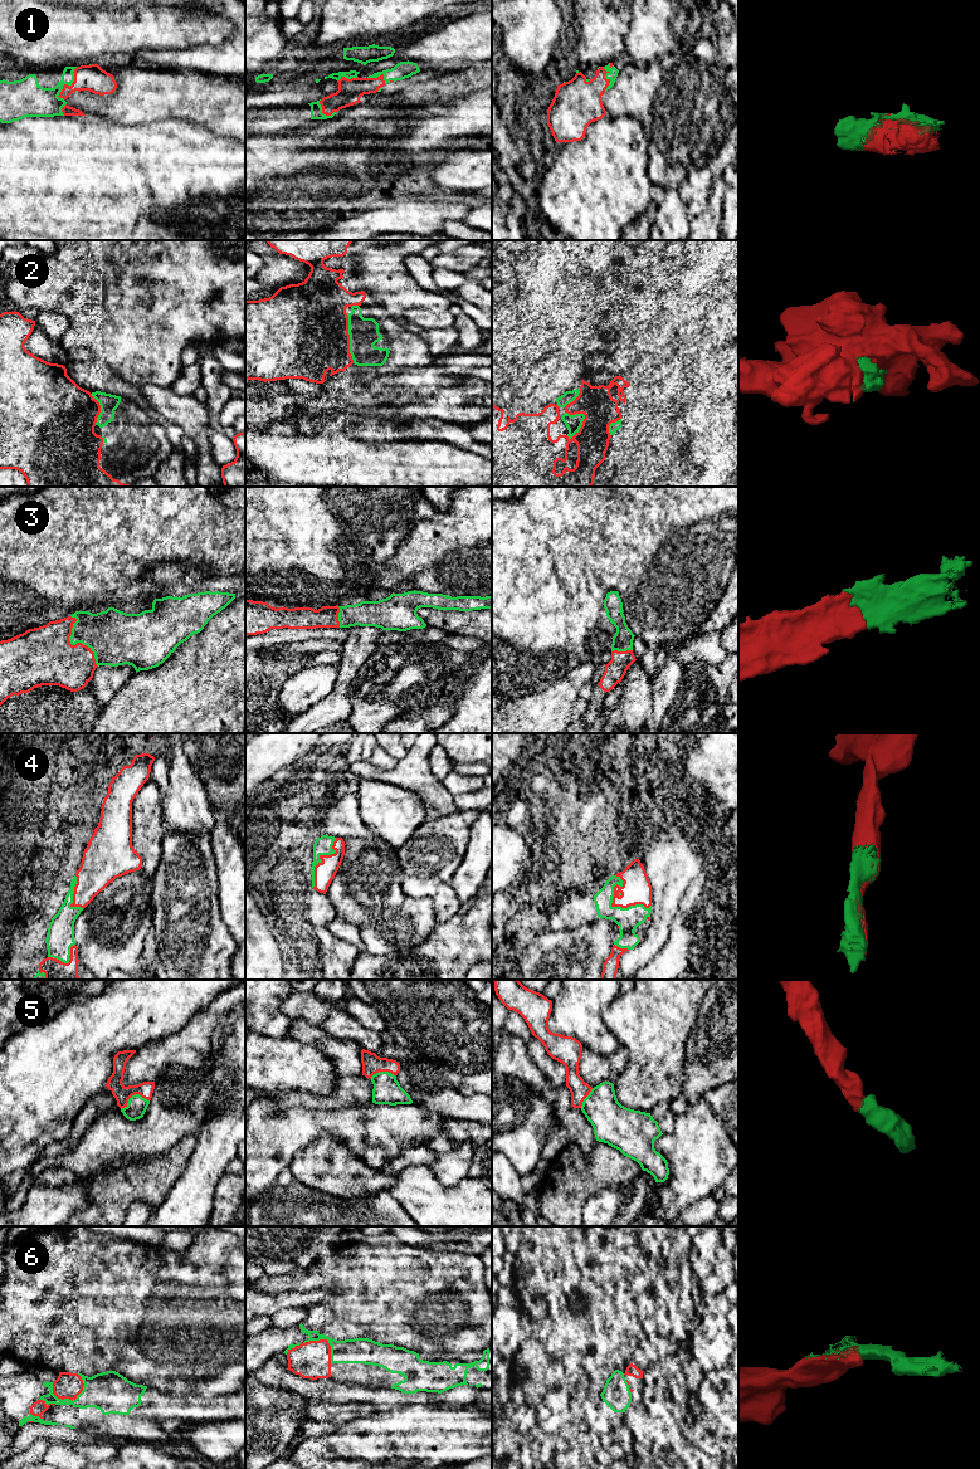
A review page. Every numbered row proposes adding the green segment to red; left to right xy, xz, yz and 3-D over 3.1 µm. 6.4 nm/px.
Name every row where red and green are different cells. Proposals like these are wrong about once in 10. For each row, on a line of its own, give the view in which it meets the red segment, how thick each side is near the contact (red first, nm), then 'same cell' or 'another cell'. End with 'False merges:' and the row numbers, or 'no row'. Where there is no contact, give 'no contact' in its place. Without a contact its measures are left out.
1: meets red in xy; 170 nm thick on the red side, 200 nm on the other; same cell
2: meets red in xz; 500 nm thick on the red side, 190 nm on the other; same cell
3: meets red in xy; 380 nm thick on the red side, 320 nm on the other; same cell
4: meets red in yz; 190 nm thick on the red side, 150 nm on the other; same cell
5: meets red in xy; 100 nm thick on the red side, 130 nm on the other; same cell
6: meets red in xy; 160 nm thick on the red side, 260 nm on the other; same cell
False merges: no row

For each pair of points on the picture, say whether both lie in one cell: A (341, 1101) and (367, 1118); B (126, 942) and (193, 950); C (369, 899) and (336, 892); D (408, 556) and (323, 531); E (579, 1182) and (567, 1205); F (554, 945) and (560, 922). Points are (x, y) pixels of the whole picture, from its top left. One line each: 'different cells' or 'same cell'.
A: different cells
B: different cells
C: same cell
D: different cells
E: same cell
F: different cells

